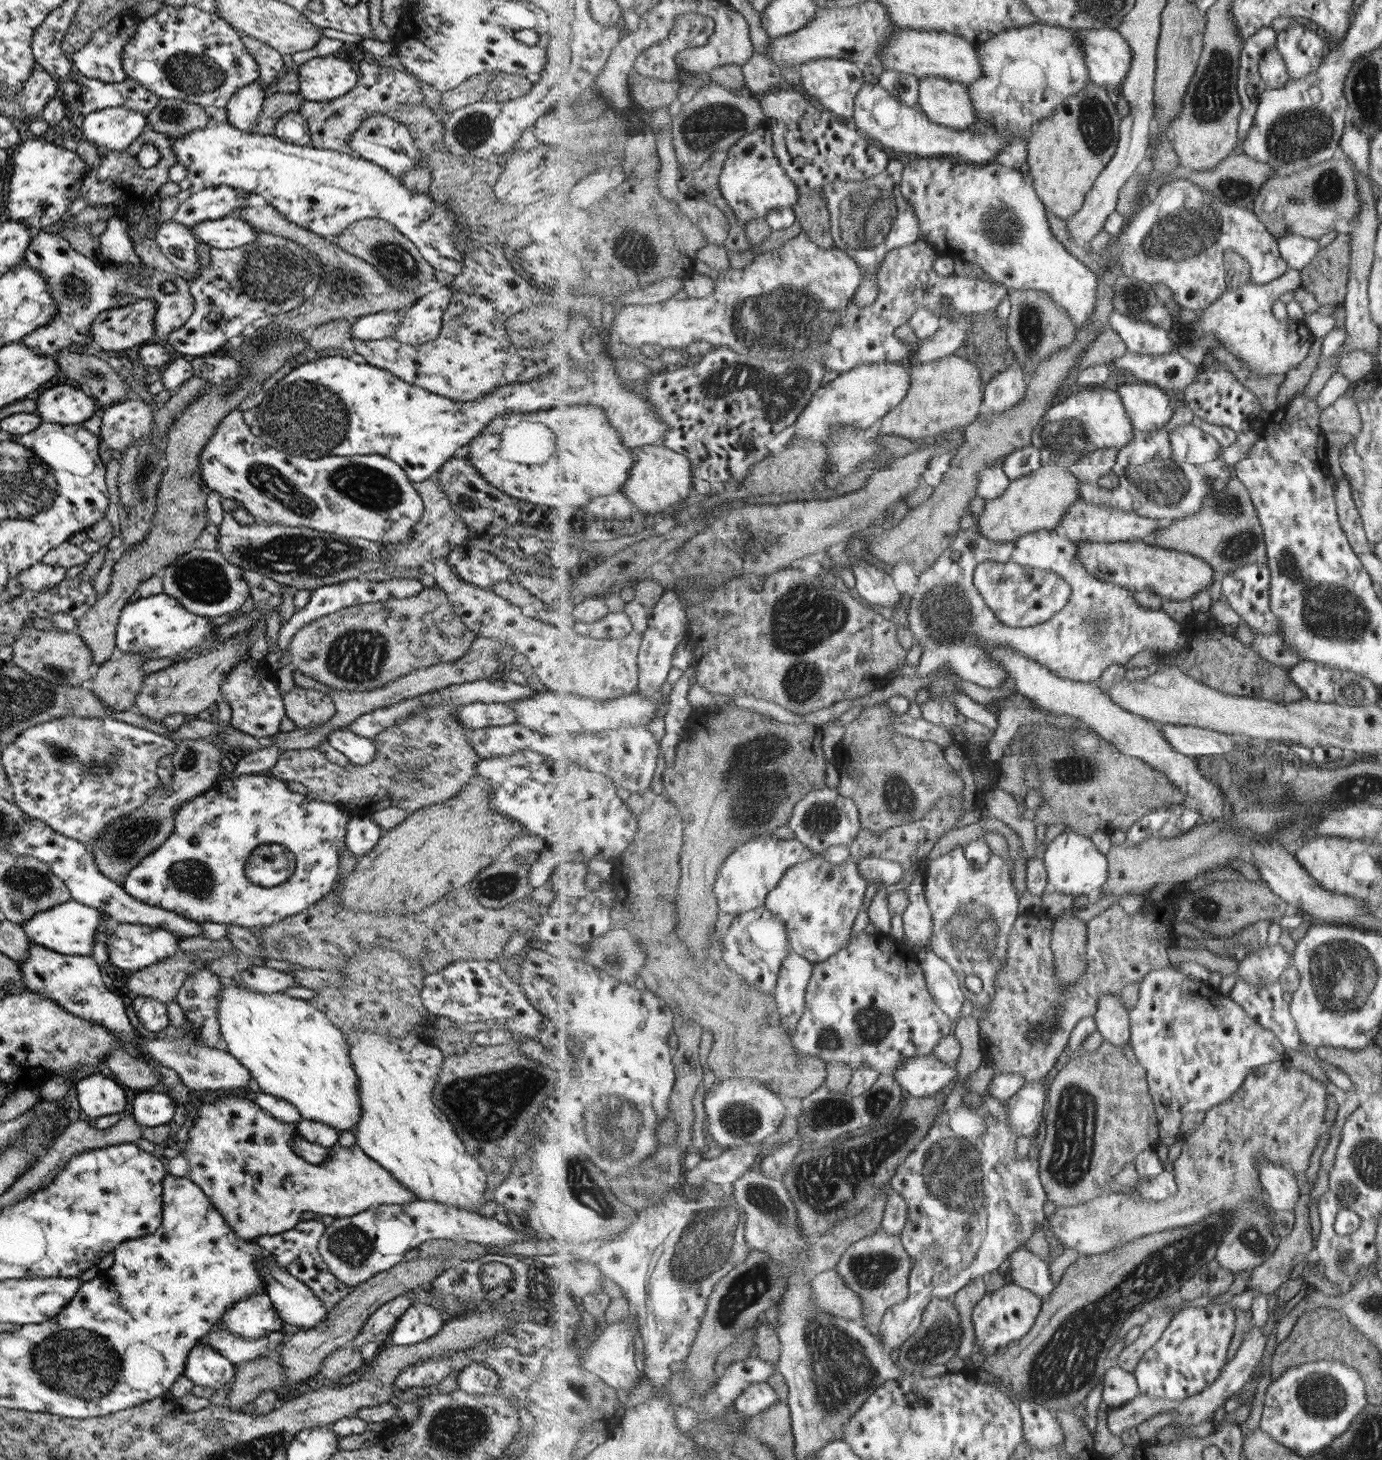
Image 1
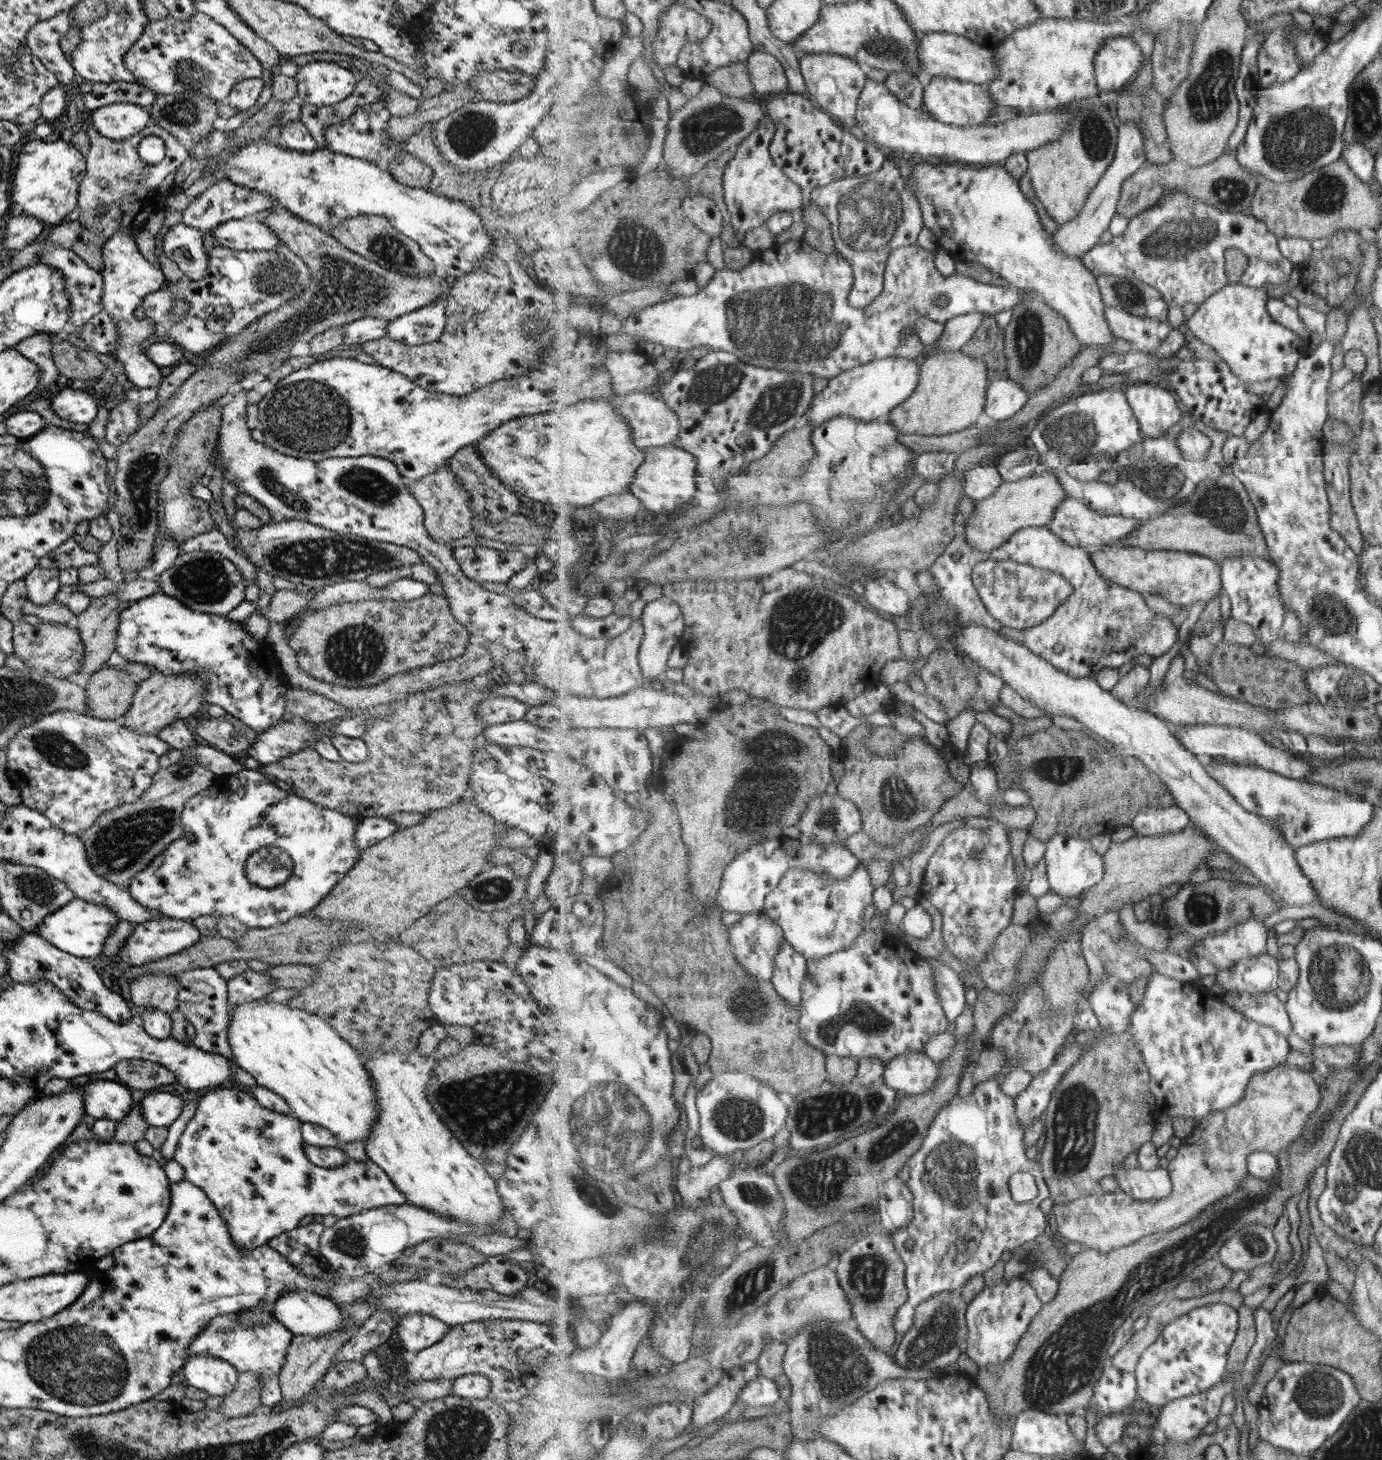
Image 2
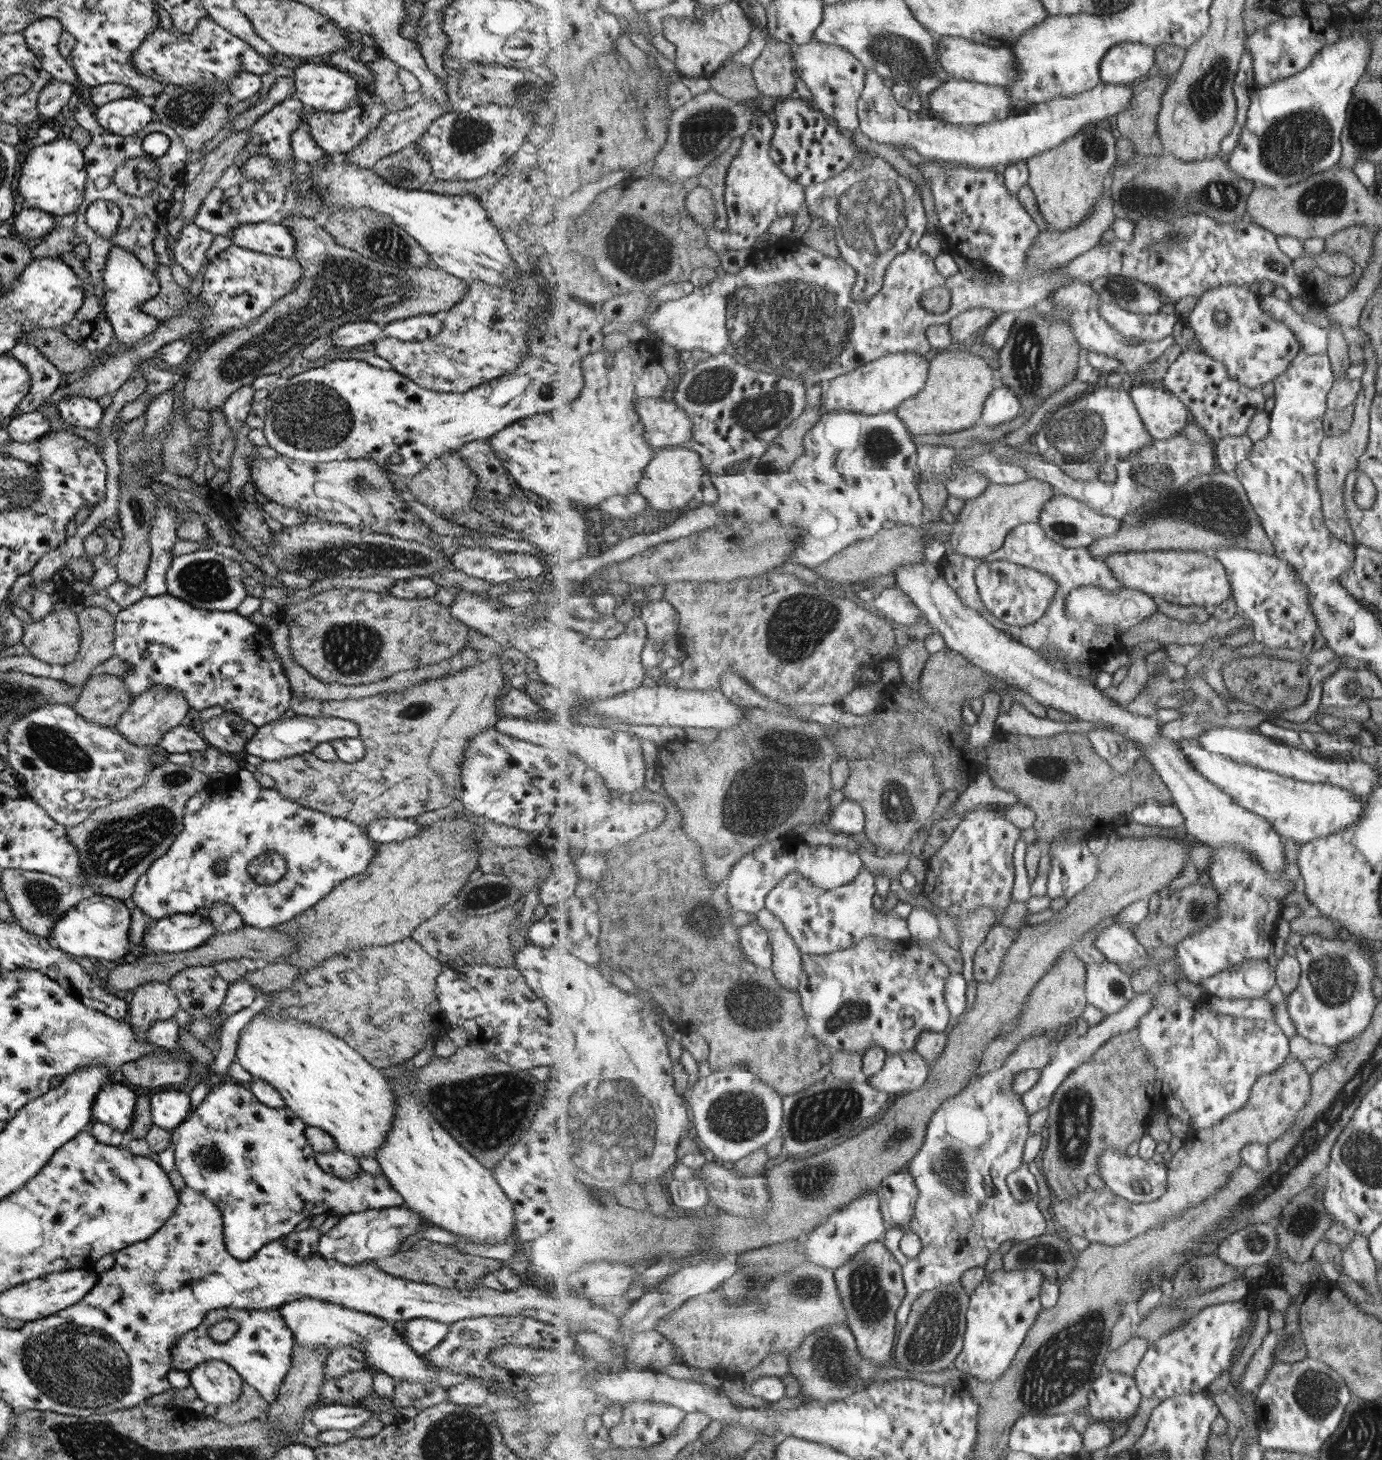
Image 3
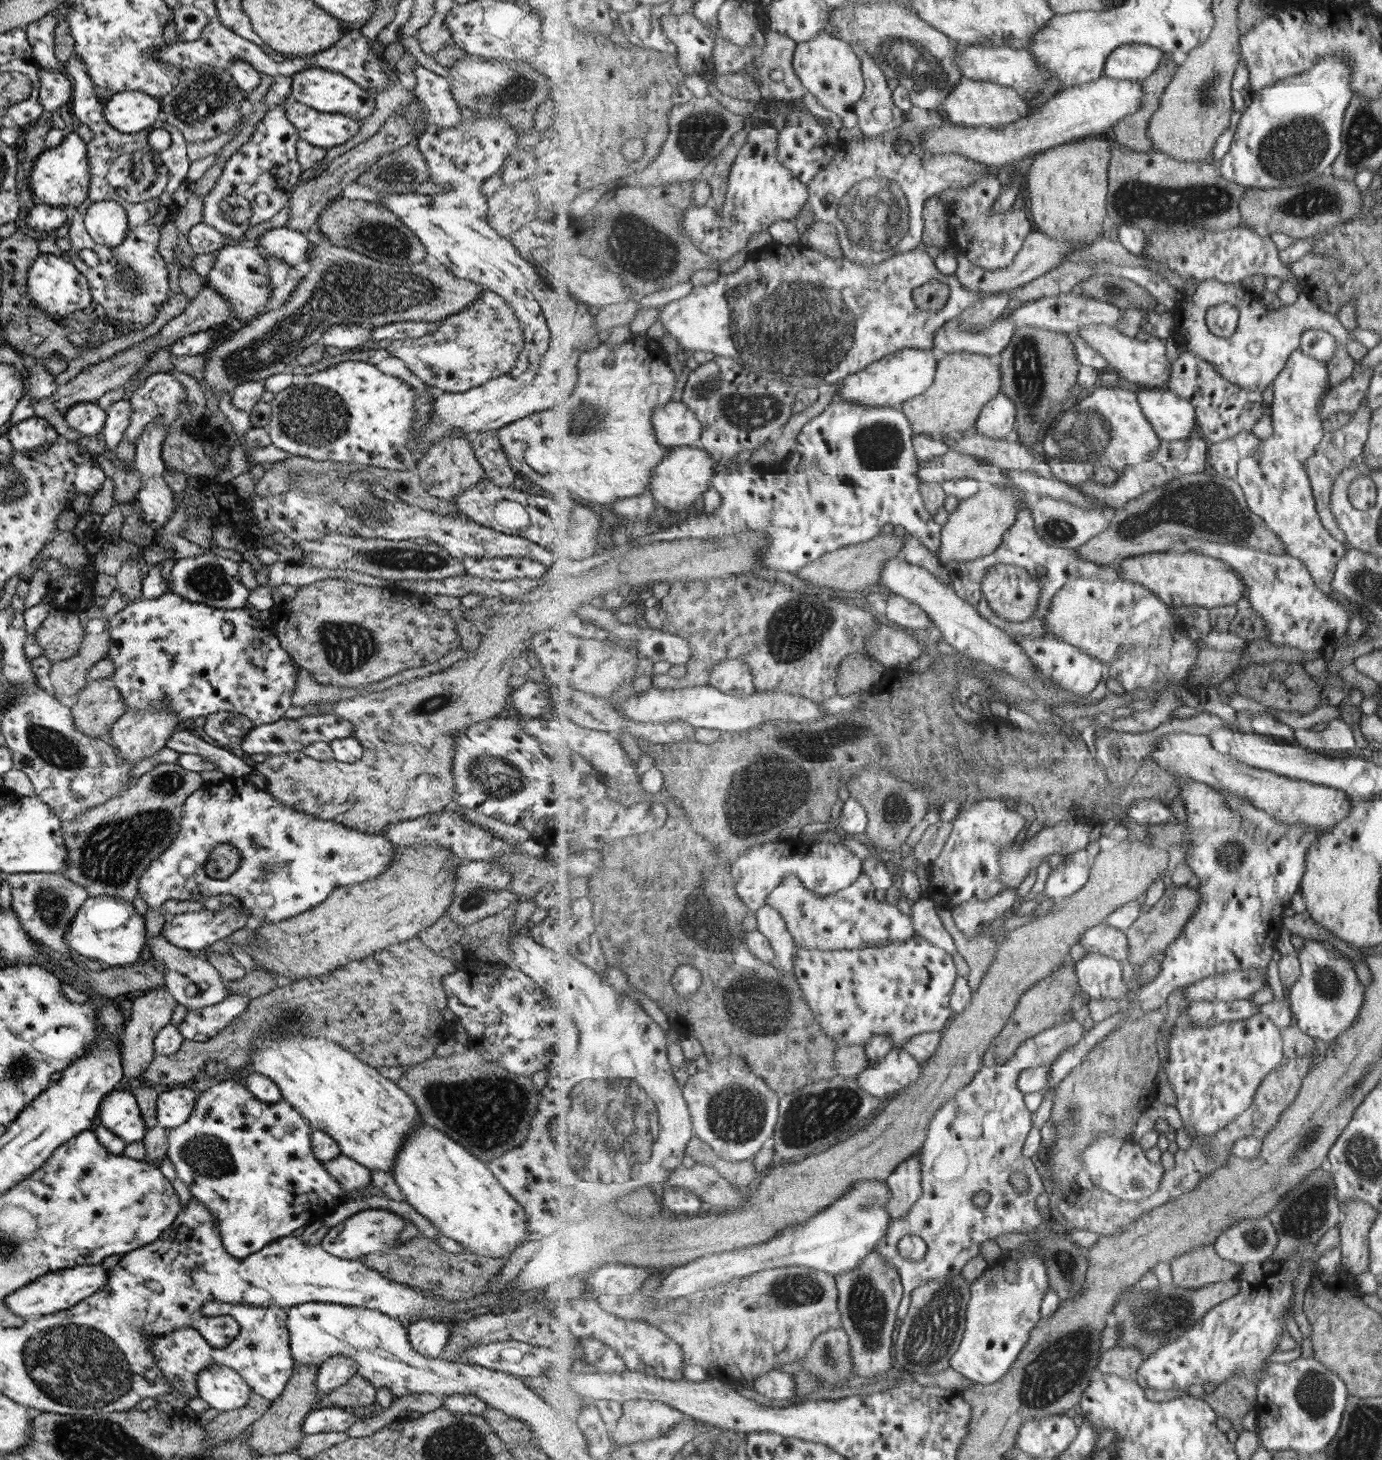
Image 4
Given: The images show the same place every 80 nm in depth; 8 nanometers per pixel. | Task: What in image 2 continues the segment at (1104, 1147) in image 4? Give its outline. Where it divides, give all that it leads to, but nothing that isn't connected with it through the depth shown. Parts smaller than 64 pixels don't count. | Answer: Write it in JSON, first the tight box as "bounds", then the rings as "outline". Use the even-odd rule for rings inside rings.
{"bounds":[1113,1162,1173,1201],"outline":[[[1121,1162],[1116,1164],[1116,1174],[1113,1176],[1116,1176],[1119,1190],[1142,1201],[1165,1198],[1173,1192],[1173,1181],[1168,1168],[1143,1170],[1140,1163],[1137,1163],[1133,1170],[1125,1171]]]}

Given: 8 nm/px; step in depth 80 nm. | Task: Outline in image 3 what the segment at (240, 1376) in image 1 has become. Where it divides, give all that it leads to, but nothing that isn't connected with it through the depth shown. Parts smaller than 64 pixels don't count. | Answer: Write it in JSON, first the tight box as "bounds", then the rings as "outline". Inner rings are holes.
{"bounds":[213,1382,268,1426],"outline":[[[243,1382],[241,1391],[238,1394],[237,1402],[220,1406],[213,1416],[217,1422],[233,1426],[233,1424],[243,1424],[249,1420],[257,1420],[261,1412],[268,1410],[268,1404],[256,1397],[248,1384]]]}

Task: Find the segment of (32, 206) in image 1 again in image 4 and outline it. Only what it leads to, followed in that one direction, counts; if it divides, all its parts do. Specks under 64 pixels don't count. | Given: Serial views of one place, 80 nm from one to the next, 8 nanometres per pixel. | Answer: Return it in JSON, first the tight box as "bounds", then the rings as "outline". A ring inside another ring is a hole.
{"bounds":[28,133,89,209],"outline":[[[67,133],[56,147],[43,149],[28,170],[29,187],[36,204],[52,204],[73,209],[84,201],[88,191],[89,171],[86,144],[74,133]]]}

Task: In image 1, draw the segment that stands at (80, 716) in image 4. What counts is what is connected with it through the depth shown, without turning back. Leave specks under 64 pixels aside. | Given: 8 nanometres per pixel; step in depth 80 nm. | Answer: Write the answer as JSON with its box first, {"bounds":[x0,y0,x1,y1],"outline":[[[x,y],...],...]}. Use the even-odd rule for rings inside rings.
{"bounds":[86,651,149,711],"outline":[[[139,651],[121,653],[116,660],[109,658],[97,667],[95,675],[88,680],[86,687],[109,708],[116,711],[129,709],[134,706],[138,690],[147,675],[141,672],[141,665],[145,663],[146,659],[149,659],[148,656]]]}

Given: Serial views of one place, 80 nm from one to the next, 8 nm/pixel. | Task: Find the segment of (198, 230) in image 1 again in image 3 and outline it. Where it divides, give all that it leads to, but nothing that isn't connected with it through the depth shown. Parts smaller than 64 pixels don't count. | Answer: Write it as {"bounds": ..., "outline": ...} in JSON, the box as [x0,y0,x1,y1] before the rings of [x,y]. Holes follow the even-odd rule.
{"bounds":[228,221,294,258],"outline":[[[276,221],[241,223],[228,234],[232,244],[266,255],[293,258],[294,240],[287,226]]]}

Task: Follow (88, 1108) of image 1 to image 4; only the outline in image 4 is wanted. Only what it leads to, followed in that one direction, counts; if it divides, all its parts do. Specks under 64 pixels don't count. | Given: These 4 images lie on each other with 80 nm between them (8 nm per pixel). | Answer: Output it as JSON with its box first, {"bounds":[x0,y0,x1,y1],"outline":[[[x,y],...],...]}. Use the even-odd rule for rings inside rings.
{"bounds":[96,1088,147,1147],"outline":[[[115,1088],[103,1095],[96,1116],[97,1124],[103,1125],[104,1128],[110,1130],[115,1136],[121,1138],[125,1147],[131,1143],[141,1144],[147,1128],[144,1128],[135,1097],[131,1094],[131,1091]]]}

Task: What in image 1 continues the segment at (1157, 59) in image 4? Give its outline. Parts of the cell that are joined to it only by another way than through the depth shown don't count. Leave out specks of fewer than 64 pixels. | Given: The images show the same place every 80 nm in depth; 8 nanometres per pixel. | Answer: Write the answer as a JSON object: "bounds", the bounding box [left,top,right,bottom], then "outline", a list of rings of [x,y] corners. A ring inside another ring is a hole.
{"bounds":[1081,29,1133,91],"outline":[[[1087,29],[1081,32],[1081,43],[1090,80],[1117,91],[1133,62],[1133,49],[1127,39],[1117,29]]]}

